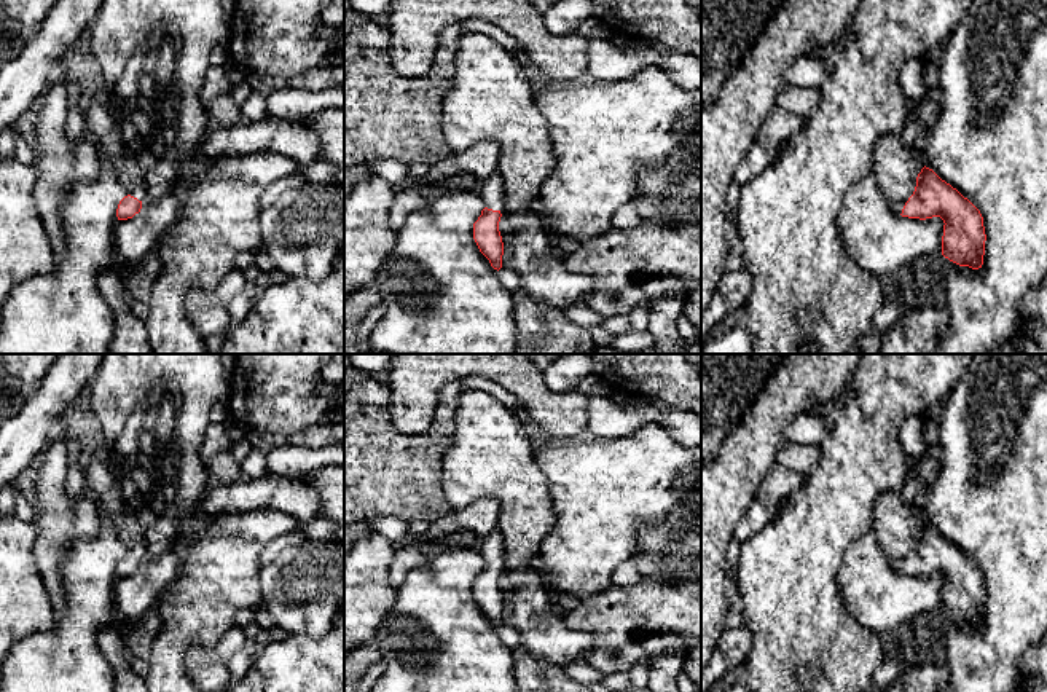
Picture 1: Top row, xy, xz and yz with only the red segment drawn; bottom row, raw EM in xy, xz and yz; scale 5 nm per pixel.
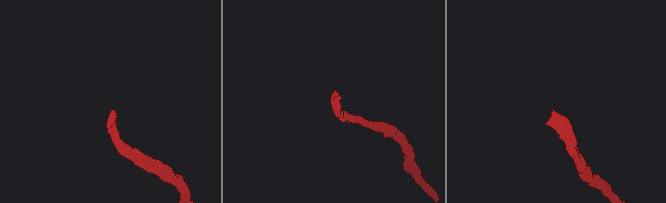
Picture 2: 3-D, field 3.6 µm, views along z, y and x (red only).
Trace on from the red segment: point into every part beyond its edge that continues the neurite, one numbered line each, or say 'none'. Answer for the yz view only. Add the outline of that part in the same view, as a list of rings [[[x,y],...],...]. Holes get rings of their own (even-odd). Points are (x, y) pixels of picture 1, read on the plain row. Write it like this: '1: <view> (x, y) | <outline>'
1: yz (896, 525) | [[[900,491],[881,493],[876,497],[872,531],[894,571],[902,571],[923,525],[920,505],[907,505]]]

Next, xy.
1: xy (129, 523) | [[[97,454],[83,470],[89,493],[96,496],[97,505],[104,507],[104,520],[116,529],[127,550],[143,560],[148,553],[143,539],[143,510],[127,505],[121,494],[118,477],[112,474]]]

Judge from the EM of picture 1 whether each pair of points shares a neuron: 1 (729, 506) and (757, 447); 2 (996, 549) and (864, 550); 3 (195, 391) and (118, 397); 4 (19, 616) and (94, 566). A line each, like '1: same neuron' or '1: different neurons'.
1: same neuron
2: different neurons
3: same neuron
4: different neurons

